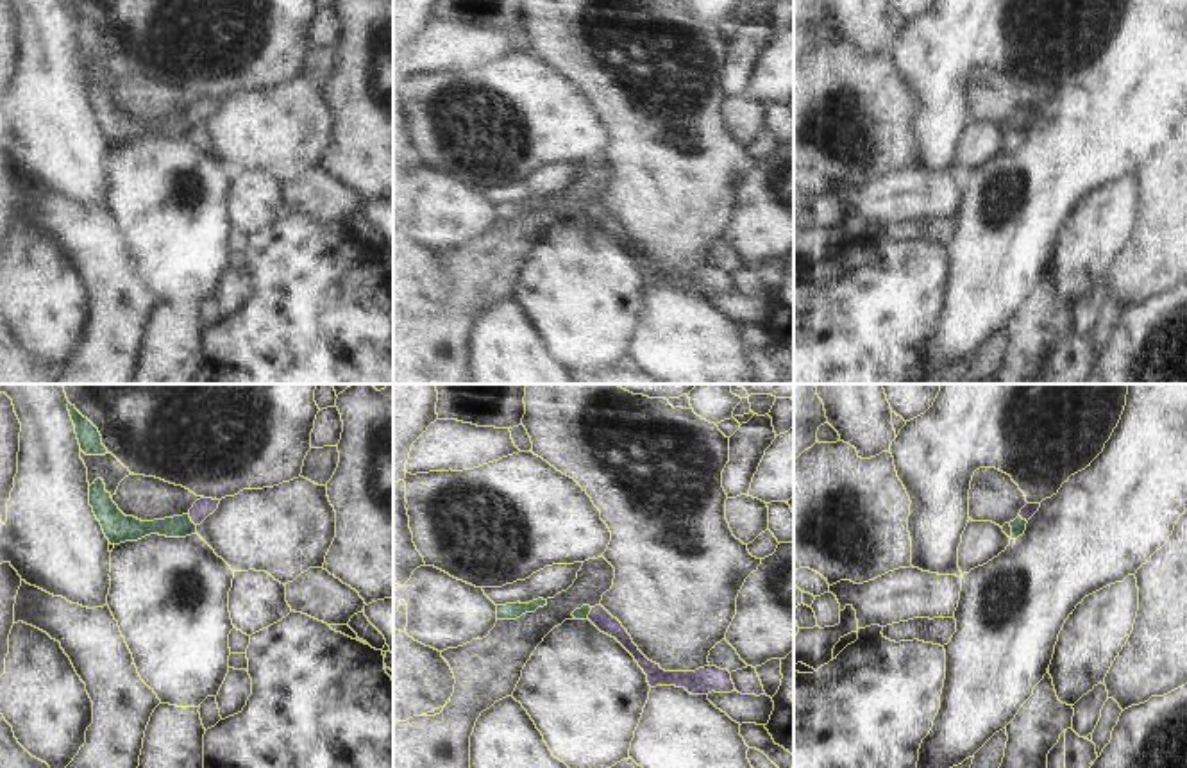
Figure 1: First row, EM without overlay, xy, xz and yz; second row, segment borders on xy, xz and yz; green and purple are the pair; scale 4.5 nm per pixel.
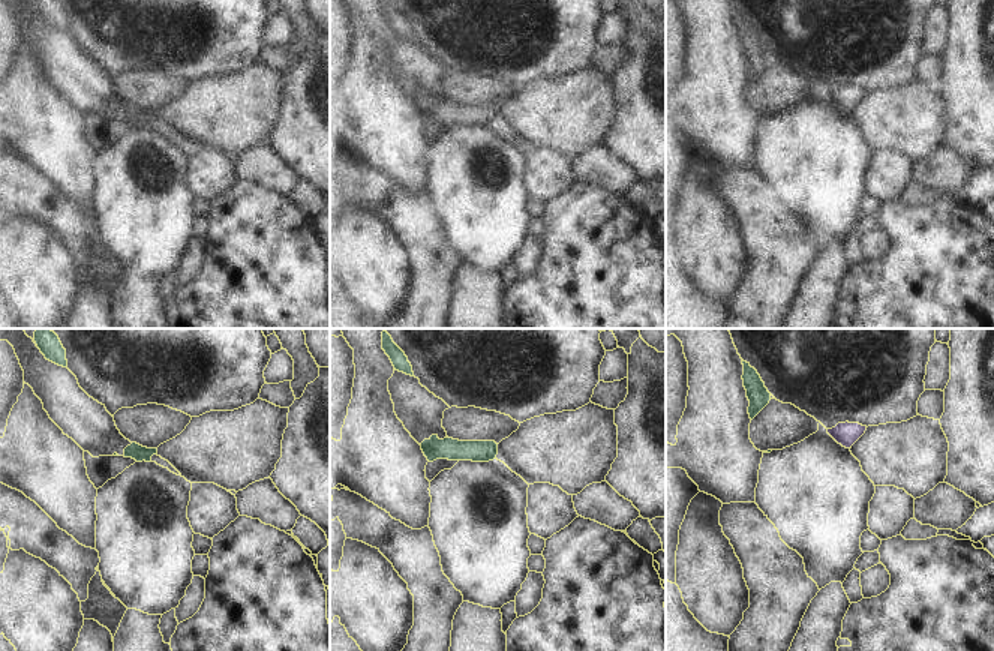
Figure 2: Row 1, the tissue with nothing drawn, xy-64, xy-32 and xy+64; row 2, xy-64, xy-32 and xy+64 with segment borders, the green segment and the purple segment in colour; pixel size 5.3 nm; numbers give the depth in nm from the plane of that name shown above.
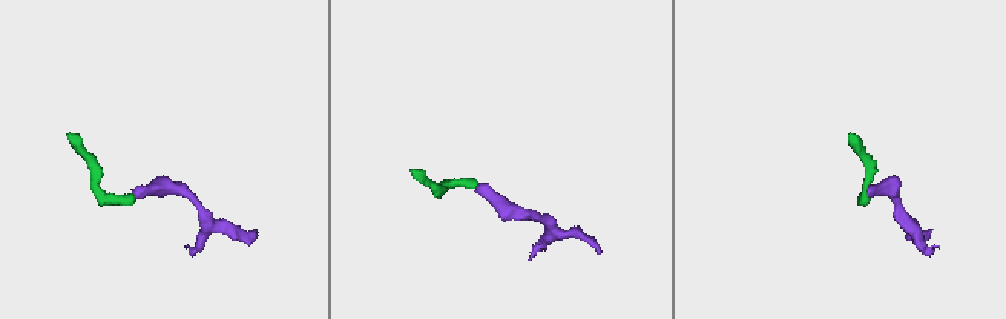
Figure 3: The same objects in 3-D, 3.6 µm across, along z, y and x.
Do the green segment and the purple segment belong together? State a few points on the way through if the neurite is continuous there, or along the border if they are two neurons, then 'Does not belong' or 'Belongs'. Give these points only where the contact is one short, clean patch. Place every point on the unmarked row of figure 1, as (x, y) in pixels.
Path across: xy (179, 125), (190, 120), (202, 108). Belongs

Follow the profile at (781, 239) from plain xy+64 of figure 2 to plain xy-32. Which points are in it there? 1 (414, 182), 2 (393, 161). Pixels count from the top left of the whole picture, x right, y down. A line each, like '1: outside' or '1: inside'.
1: outside
2: outside

